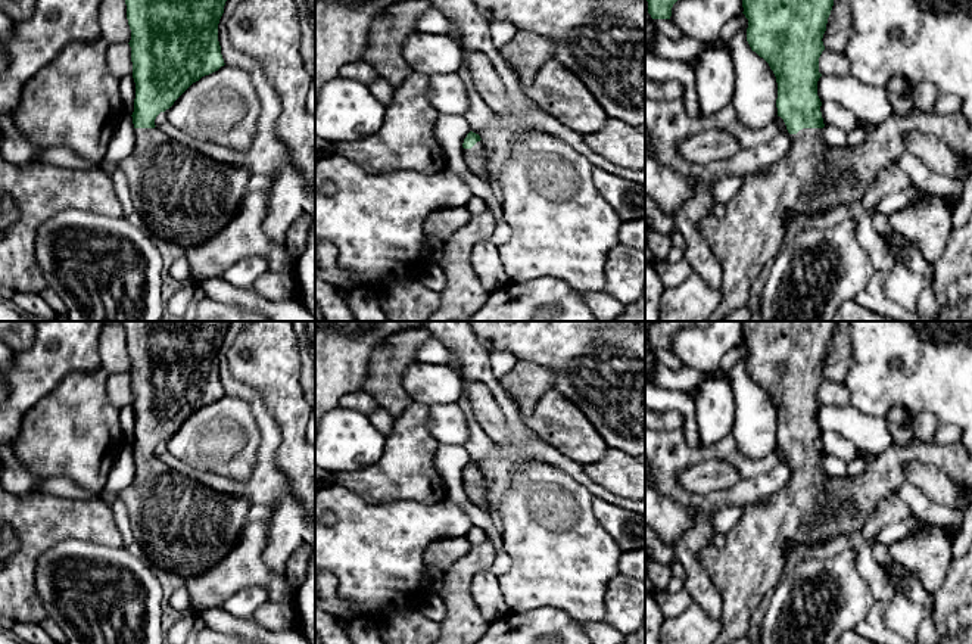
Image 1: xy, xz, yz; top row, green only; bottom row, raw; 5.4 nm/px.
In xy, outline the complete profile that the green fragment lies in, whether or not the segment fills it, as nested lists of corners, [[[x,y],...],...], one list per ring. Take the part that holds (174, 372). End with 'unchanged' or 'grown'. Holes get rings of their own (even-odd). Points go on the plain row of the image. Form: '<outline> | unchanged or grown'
[[[122,321],[127,335],[127,349],[131,360],[131,392],[135,413],[133,454],[135,476],[133,483],[118,494],[127,507],[130,526],[135,542],[143,548],[143,559],[156,567],[177,573],[184,579],[199,576],[218,564],[239,542],[247,525],[247,513],[253,507],[246,497],[231,497],[216,492],[203,483],[180,476],[155,455],[161,442],[202,407],[224,396],[218,371],[218,354],[231,321]]] | grown

